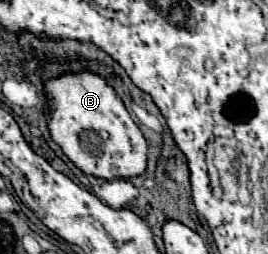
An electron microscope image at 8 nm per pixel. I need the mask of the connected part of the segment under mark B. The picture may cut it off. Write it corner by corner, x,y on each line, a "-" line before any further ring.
93,72
65,74
47,80
45,94
51,110
51,138
81,172
105,180
129,180
145,172
147,140
103,76

